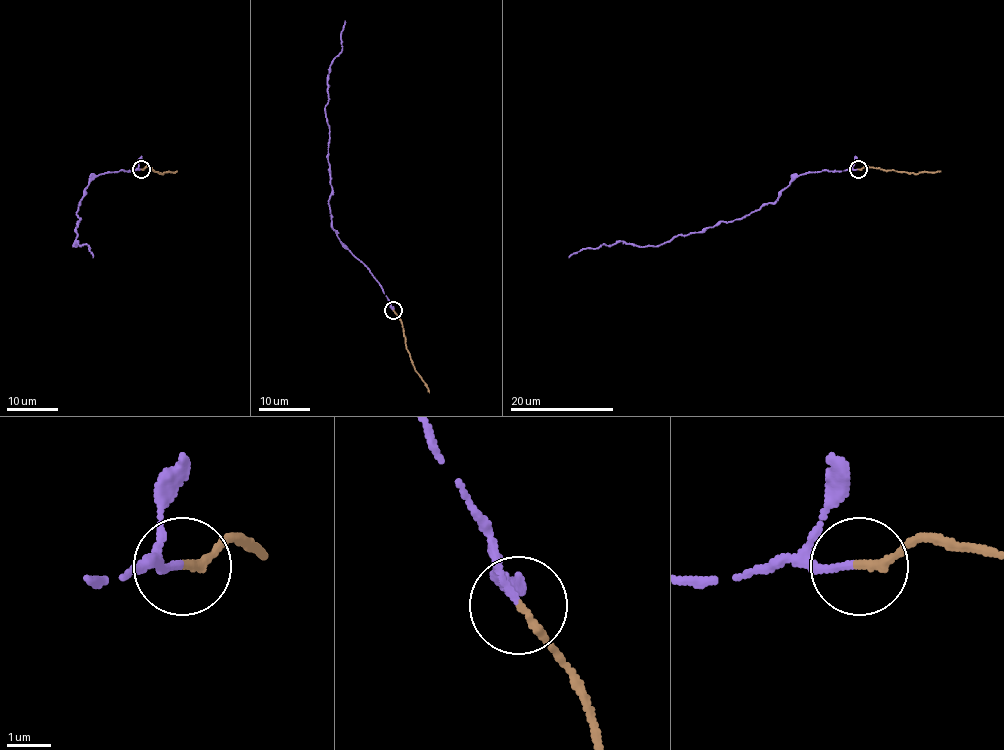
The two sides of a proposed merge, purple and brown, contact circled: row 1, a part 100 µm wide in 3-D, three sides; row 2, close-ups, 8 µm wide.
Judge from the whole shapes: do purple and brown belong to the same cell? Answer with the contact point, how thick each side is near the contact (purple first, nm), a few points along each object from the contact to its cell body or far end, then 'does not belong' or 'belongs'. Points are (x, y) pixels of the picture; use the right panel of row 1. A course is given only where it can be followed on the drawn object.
at (858, 169); 130 nm thick on the purple side, 180 nm on the other; purple runs (858, 169), (801, 173), (773, 203), (657, 245), (617, 242), (568, 257); brown runs (858, 169), (867, 166), (916, 173), (940, 171); does not belong

